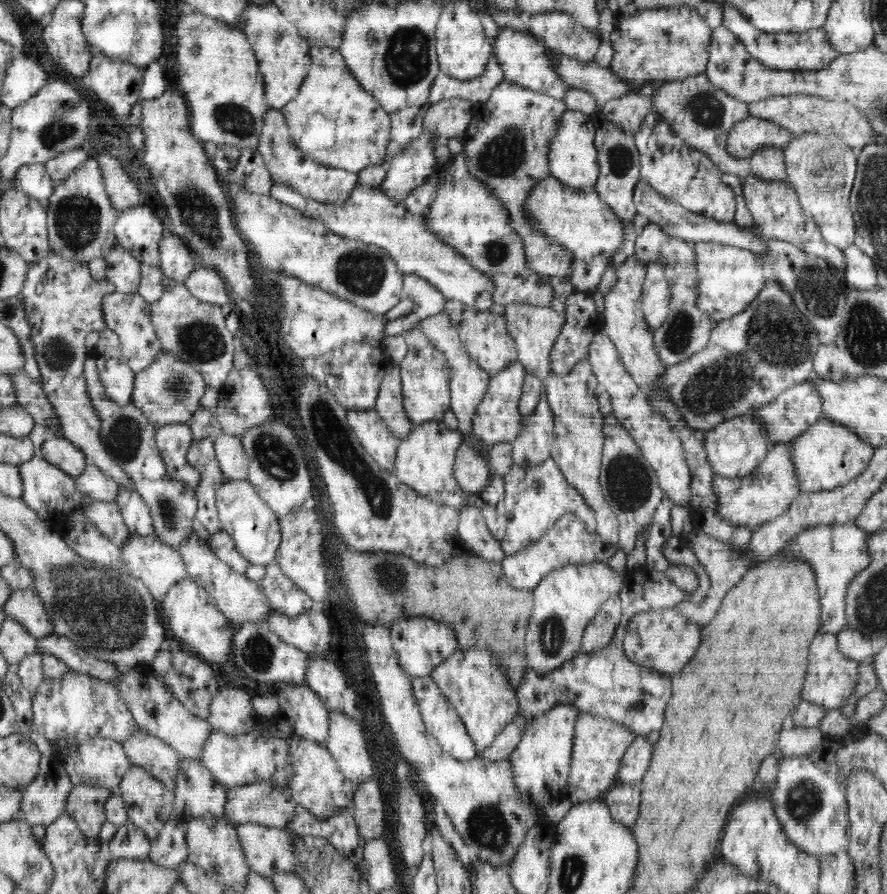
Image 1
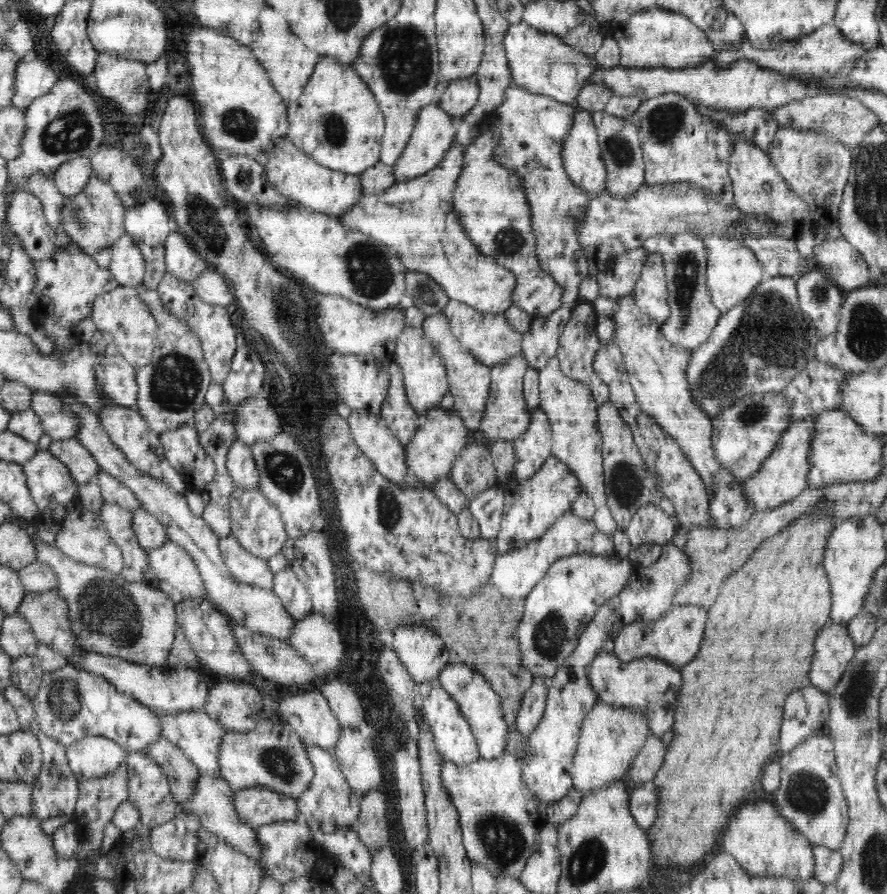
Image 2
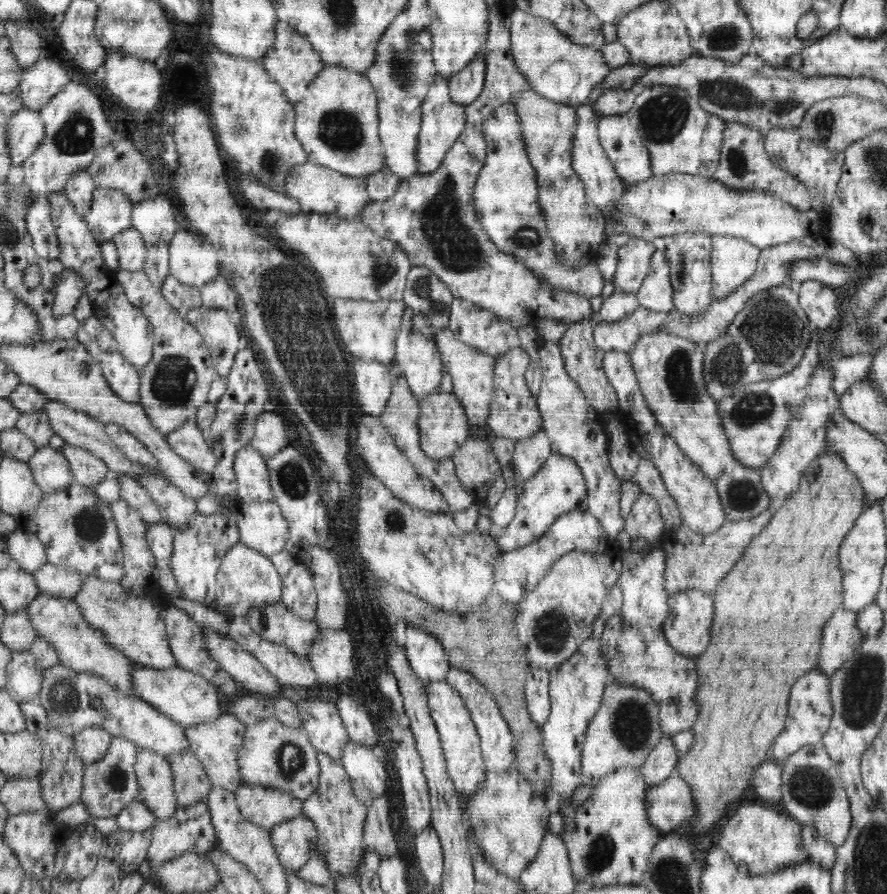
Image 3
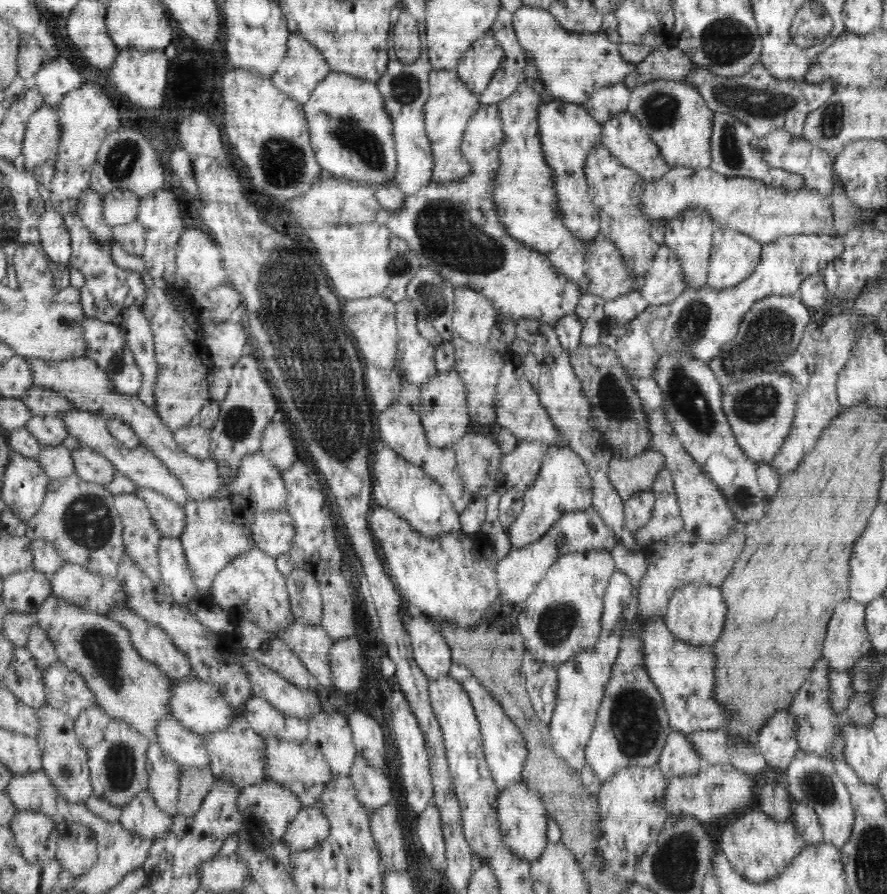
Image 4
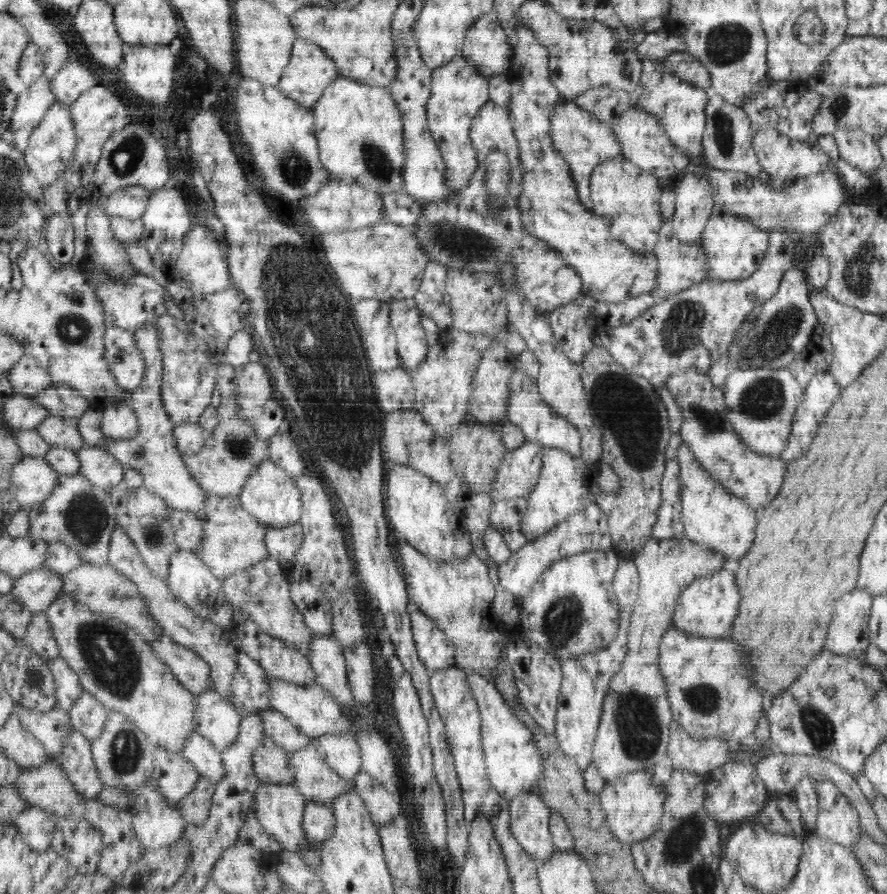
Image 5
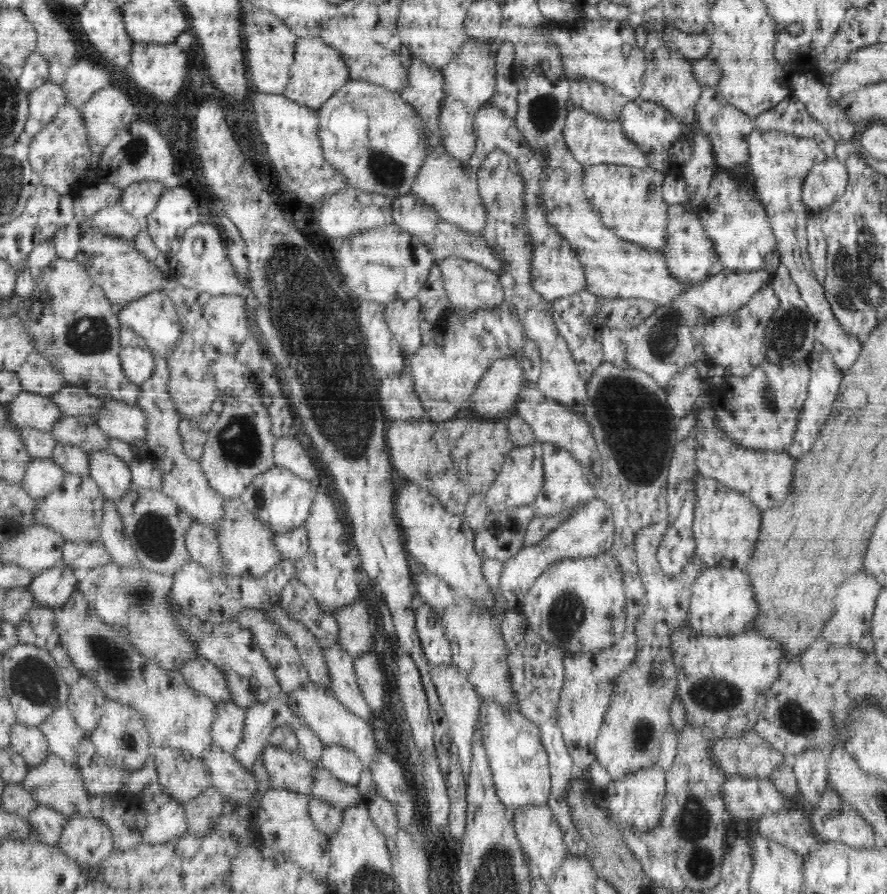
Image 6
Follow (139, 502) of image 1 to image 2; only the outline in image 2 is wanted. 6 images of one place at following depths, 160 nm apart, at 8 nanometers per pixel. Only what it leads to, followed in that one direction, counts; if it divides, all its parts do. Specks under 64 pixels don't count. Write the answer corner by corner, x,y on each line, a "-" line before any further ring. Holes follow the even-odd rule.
144,507
133,510
133,527
139,543
147,550
161,547
168,540
164,525

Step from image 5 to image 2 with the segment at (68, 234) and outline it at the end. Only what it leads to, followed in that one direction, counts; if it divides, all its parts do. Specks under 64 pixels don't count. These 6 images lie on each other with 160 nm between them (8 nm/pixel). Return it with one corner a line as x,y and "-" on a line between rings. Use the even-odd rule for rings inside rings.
19,190
10,198
7,221
21,238
25,251
32,260
50,258
58,251
57,236
48,224
43,204
28,190

